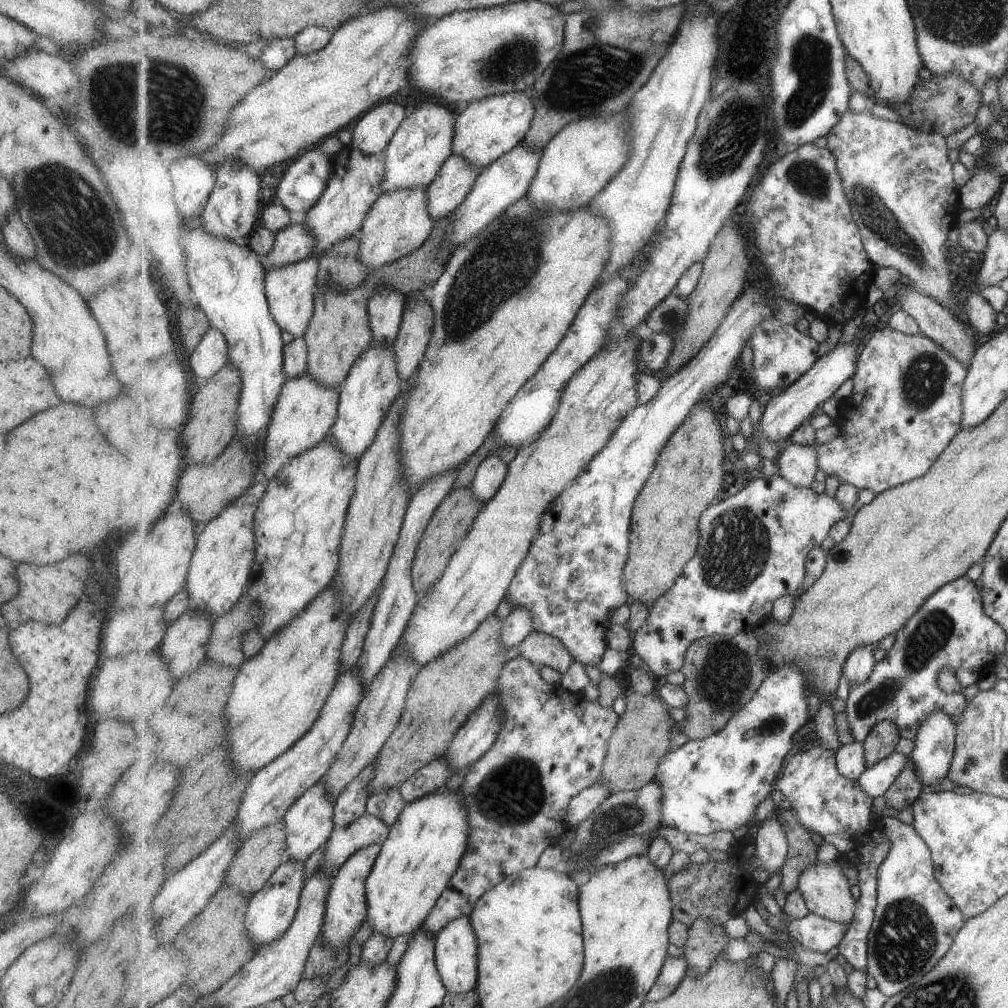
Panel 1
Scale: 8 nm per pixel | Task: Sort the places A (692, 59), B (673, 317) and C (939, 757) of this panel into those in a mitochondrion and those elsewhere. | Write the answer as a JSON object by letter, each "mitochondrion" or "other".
{"A":"other","B":"mitochondrion","C":"other"}

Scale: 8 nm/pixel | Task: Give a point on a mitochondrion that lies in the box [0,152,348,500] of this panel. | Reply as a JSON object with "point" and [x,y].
{"point":[52,189]}

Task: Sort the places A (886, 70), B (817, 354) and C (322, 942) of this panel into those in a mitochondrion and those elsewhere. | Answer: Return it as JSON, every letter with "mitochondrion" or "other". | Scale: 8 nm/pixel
{"A":"other","B":"other","C":"other"}

